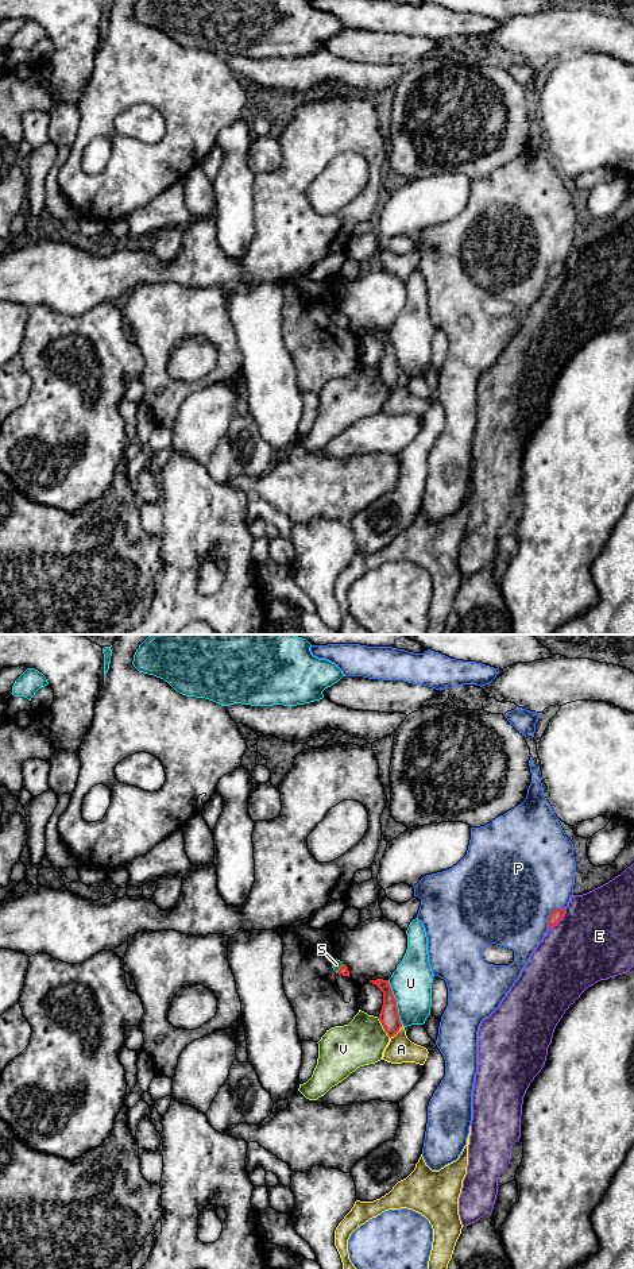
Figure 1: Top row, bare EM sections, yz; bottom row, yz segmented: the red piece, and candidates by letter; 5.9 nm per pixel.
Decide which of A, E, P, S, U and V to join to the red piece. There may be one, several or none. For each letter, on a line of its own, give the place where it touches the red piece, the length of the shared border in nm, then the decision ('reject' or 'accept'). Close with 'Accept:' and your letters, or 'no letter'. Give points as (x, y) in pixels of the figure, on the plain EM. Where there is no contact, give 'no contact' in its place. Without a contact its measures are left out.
A: meets red in yz at (395, 385); contact 110 nm long; reject
E: meets red in yz at (559, 273); contact 160 nm long; reject
P: meets red in yz at (551, 266); contact 160 nm long; reject
S: meets red in yz at (340, 320); contact 80 nm long; accept
U: meets red in yz at (395, 355); contact 280 nm long; reject
V: meets red in yz at (383, 380); contact 140 nm long; reject
Accept: S

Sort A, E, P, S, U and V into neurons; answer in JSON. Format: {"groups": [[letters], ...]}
{"groups": [["A"], ["E"], ["P"], ["S"], ["U"], ["V"]]}

